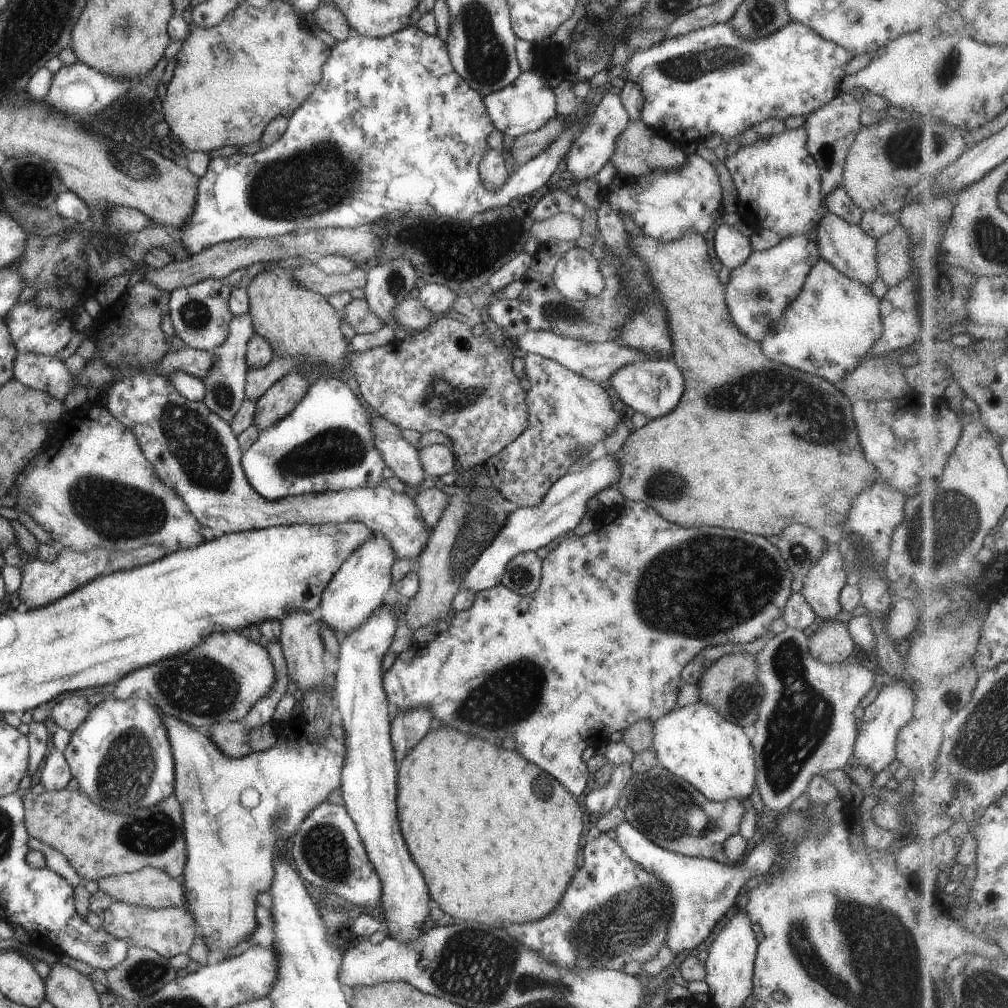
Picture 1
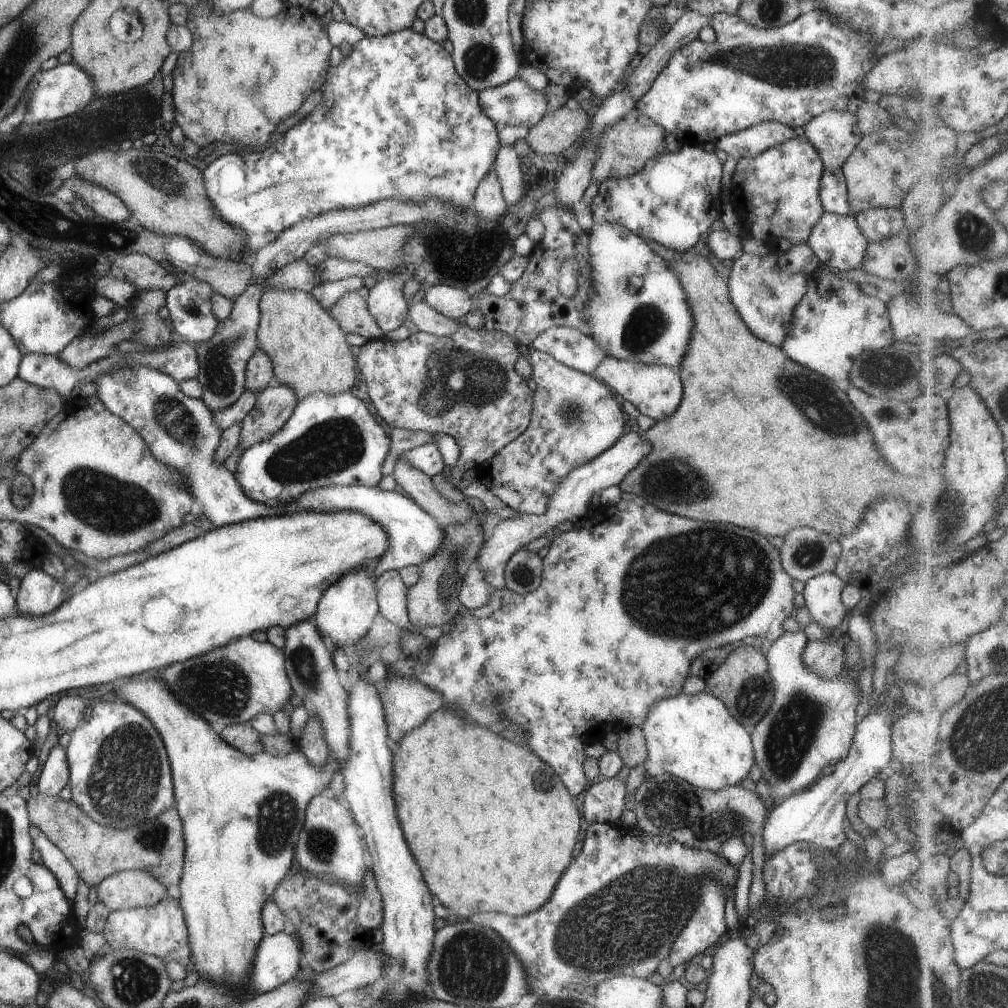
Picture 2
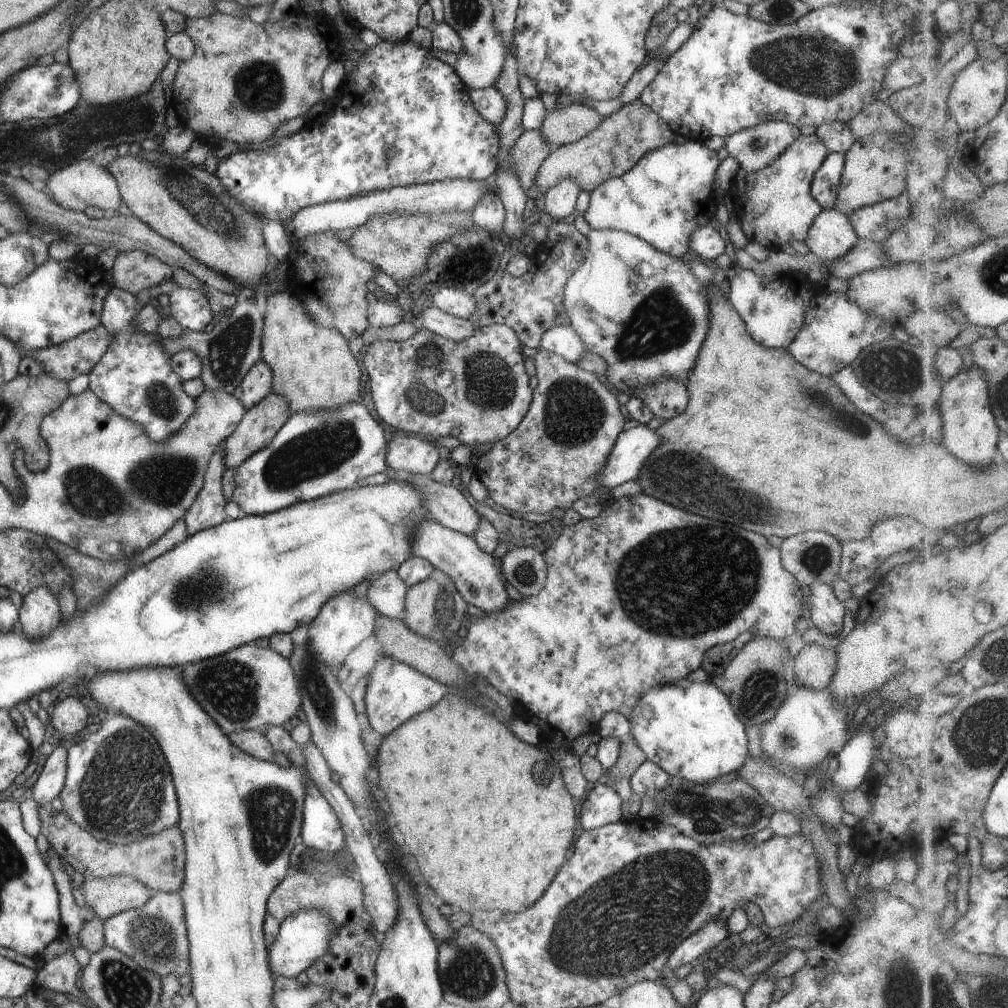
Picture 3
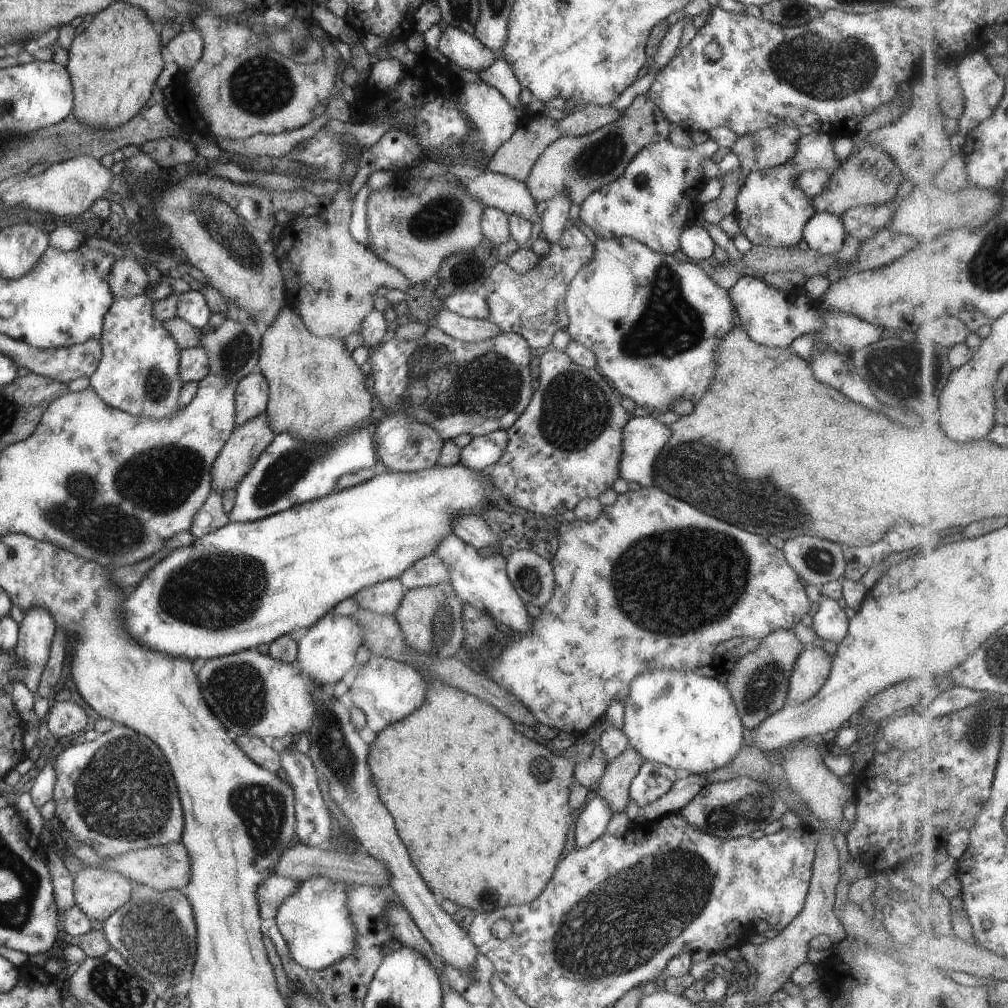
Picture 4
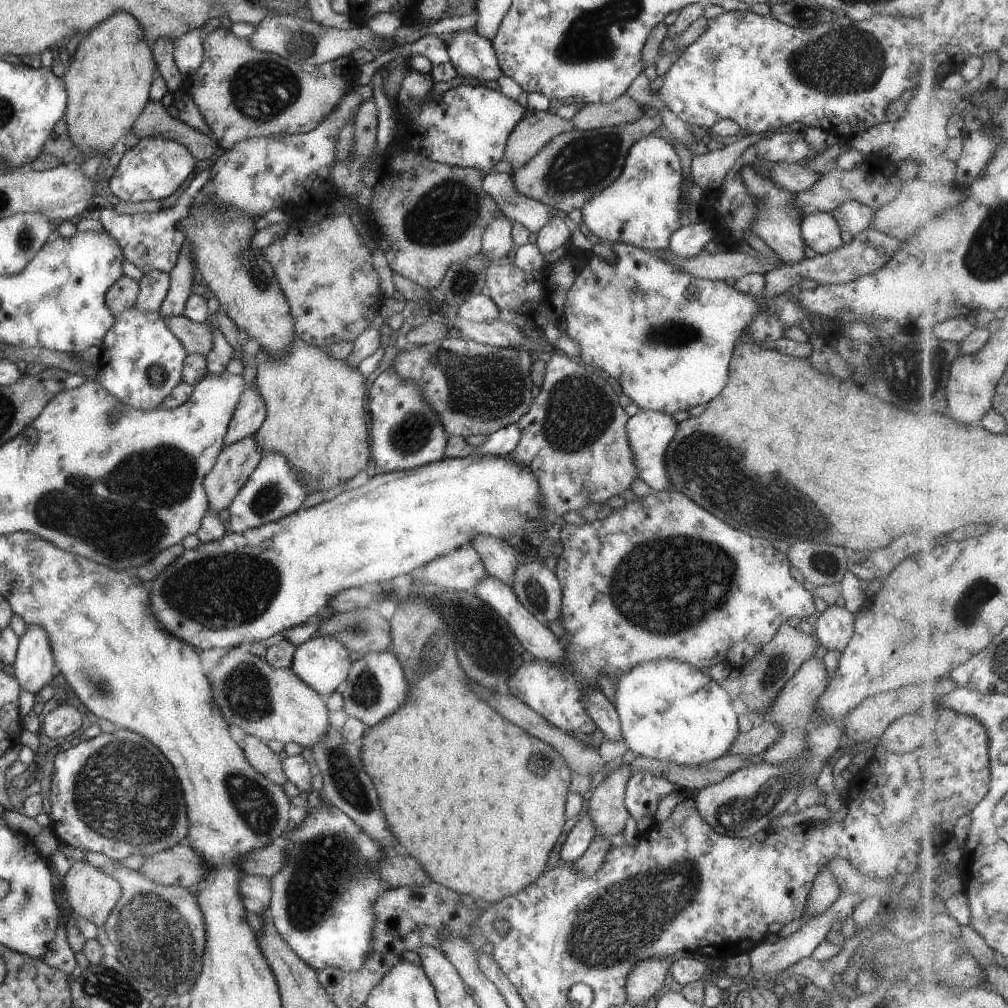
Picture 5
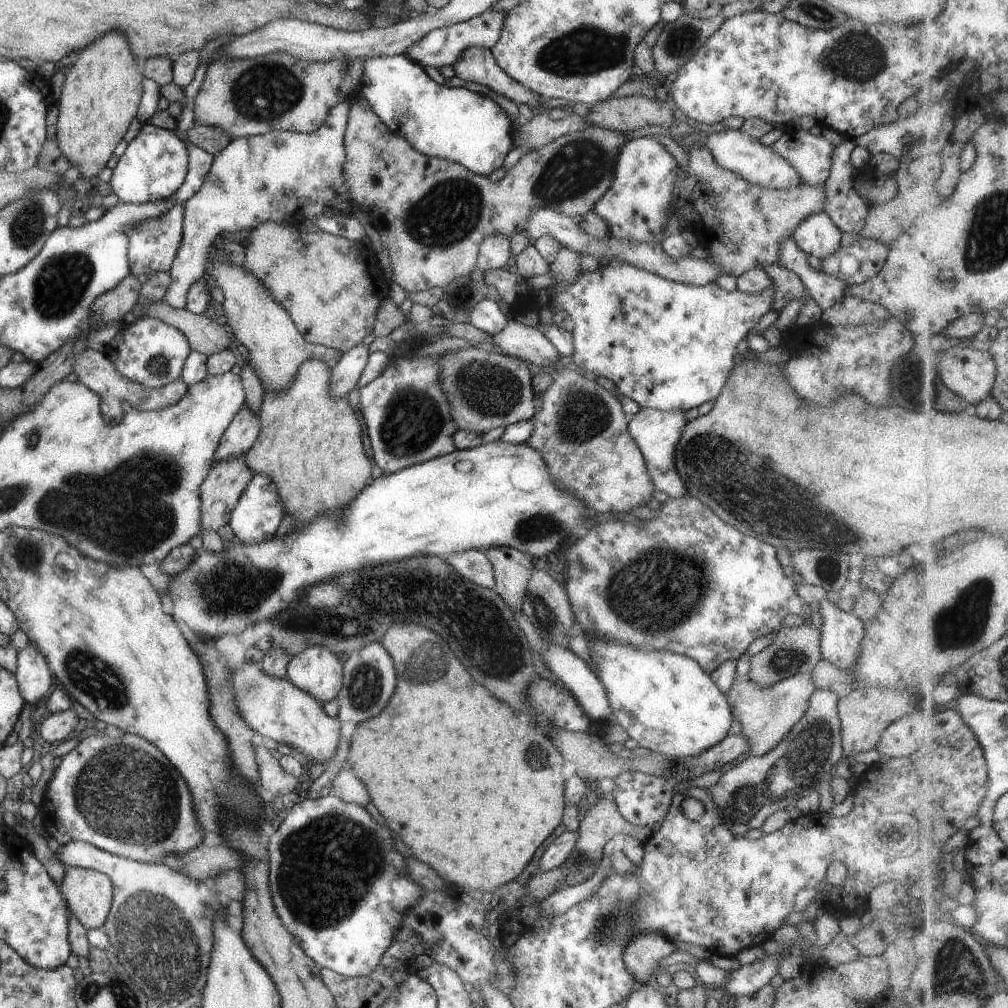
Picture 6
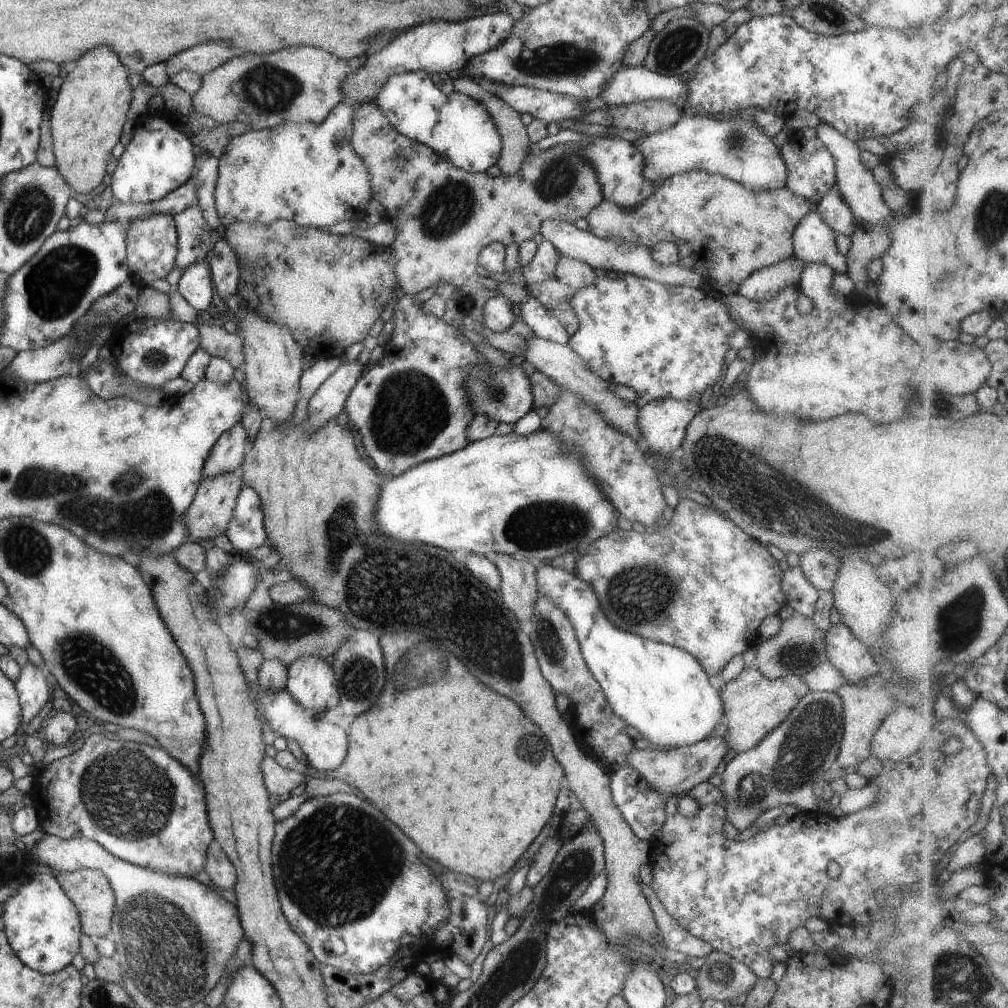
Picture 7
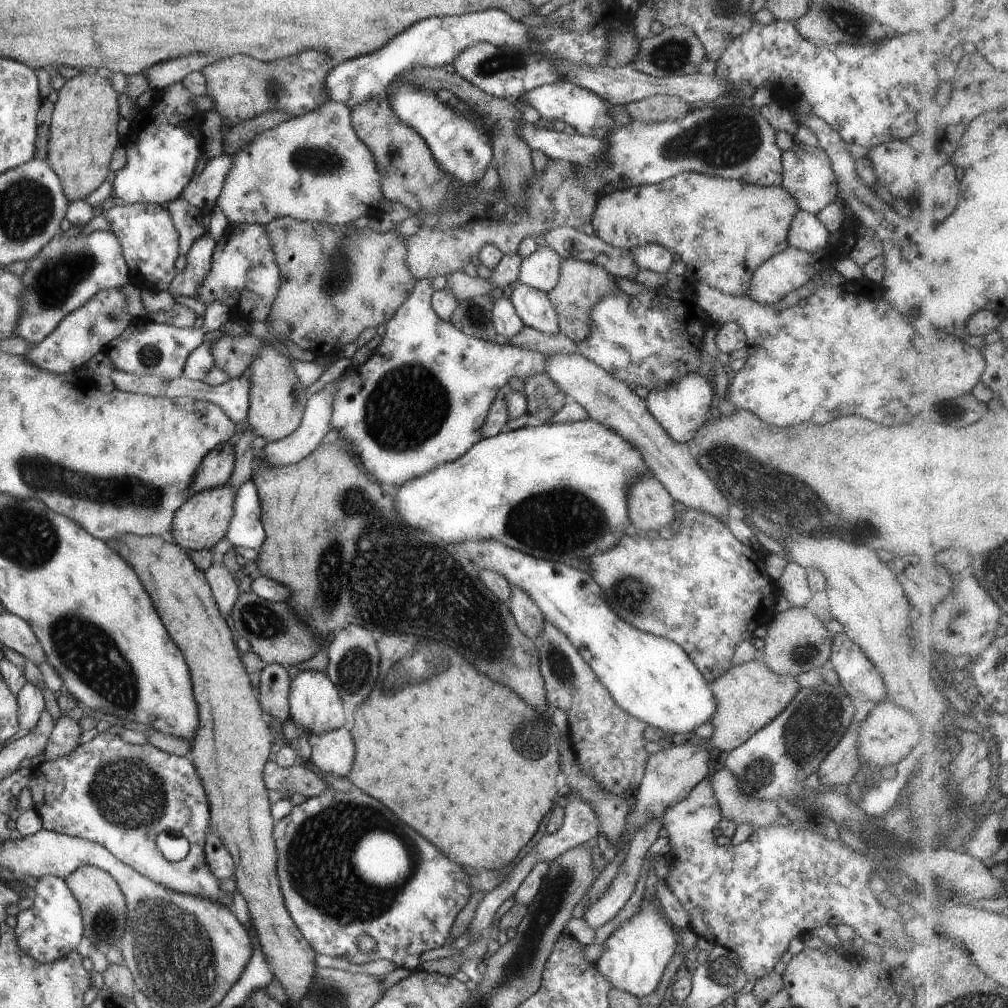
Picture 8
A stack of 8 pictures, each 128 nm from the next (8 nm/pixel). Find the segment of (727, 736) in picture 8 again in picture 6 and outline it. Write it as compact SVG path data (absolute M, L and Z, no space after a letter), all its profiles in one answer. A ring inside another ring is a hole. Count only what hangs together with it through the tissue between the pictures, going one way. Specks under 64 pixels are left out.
M797 673L766 687L748 678L744 681L735 680L725 695L733 720L740 724L739 734L743 734L749 743L746 753L756 757L777 745L803 716L815 689L810 673Z

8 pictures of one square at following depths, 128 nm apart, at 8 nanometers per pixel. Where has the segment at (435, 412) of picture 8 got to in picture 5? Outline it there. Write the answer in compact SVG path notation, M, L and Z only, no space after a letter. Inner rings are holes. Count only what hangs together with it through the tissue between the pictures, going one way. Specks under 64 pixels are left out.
M393 370L381 371L373 380L367 396L369 412L370 457L383 473L405 471L442 460L445 442L450 438L443 430L437 414L421 398L413 382L401 380Z

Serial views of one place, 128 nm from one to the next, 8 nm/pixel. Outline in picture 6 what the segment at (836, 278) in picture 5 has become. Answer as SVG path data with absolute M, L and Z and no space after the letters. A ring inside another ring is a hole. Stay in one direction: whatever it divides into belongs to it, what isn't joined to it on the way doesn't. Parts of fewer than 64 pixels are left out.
M653 139L625 140L614 162L609 188L593 205L592 211L606 222L609 236L629 242L662 242L669 212L668 202L678 175L675 159ZM859 239L846 247L839 247L820 264L819 272L840 278L848 285L865 282L881 270L888 246L871 239ZM609 261L605 268L598 267L594 272L580 272L577 278L563 291L553 295L553 302L557 303L569 315L573 321L572 328L572 353L567 362L575 366L580 372L587 370L593 372L597 377L603 376L616 387L623 396L631 398L637 402L640 408L657 409L660 411L668 411L669 409L679 409L682 411L691 410L698 407L707 400L715 399L720 393L722 386L725 384L729 376L729 369L734 364L735 346L742 338L744 338L759 323L762 323L770 314L770 304L774 285L772 282L762 290L759 294L748 295L735 289L727 292L718 286L715 282L696 287L685 283L670 281L660 276L651 274L650 272L638 269L623 261Z

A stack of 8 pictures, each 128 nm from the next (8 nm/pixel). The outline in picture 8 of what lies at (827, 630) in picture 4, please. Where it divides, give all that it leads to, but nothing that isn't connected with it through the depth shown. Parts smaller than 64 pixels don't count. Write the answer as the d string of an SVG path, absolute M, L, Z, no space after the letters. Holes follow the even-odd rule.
M842 633L833 634L830 644L830 658L827 666L838 676L838 684L850 698L878 703L886 698L886 688L881 673Z

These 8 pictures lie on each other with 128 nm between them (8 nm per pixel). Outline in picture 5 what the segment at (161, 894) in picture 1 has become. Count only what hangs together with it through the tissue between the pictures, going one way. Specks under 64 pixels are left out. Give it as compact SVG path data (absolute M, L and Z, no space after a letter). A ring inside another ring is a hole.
M74 861L63 878L67 902L76 917L101 927L121 896L121 886L107 872L84 861Z

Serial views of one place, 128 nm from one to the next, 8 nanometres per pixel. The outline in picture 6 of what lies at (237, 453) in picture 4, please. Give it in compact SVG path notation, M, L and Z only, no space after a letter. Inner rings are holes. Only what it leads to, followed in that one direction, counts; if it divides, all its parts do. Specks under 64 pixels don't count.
M244 455L231 457L224 461L213 463L205 475L204 481L199 485L200 494L200 528L216 532L221 526L225 526L230 519L231 511L242 493L249 479L254 474L245 464Z

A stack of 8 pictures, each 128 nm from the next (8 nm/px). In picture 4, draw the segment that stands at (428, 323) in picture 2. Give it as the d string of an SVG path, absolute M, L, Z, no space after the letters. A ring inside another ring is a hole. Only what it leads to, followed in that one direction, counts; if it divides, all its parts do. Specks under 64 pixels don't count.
M445 308L436 314L430 324L439 327L447 336L470 343L493 338L502 332L496 324L490 323L486 318L470 319Z

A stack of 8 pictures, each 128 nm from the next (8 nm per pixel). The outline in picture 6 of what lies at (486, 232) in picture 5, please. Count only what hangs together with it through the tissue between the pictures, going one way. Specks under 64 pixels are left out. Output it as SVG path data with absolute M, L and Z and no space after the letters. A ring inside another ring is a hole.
M500 234L489 235L479 245L475 268L482 273L501 269L510 255L510 239Z

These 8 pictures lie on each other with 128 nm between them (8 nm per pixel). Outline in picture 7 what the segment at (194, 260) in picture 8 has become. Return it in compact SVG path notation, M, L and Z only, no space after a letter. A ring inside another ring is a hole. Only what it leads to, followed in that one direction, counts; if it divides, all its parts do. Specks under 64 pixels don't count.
M208 257L197 259L181 273L175 284L175 290L197 312L209 309L216 296L207 260Z

